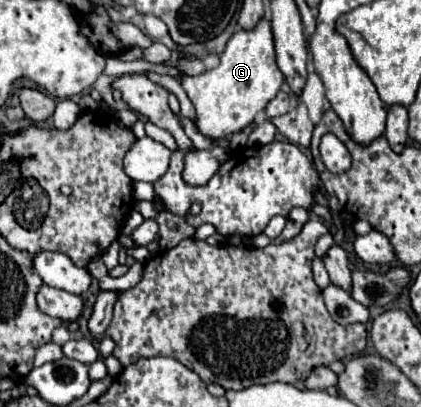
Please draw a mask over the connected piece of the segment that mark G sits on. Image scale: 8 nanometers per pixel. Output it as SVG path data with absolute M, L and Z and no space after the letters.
M261 19L253 29L239 29L233 33L233 37L227 41L227 47L221 55L219 67L201 73L201 75L185 75L177 67L166 64L153 64L144 60L131 62L122 61L119 57L106 59L105 73L109 76L121 76L124 74L144 73L153 71L163 75L175 77L181 87L185 89L187 97L191 99L197 121L195 125L201 129L203 135L211 139L225 139L241 129L245 129L253 117L265 109L269 99L277 95L281 89L285 77L279 71L275 63L275 49L273 49L273 35L271 35L271 23L267 19Z

